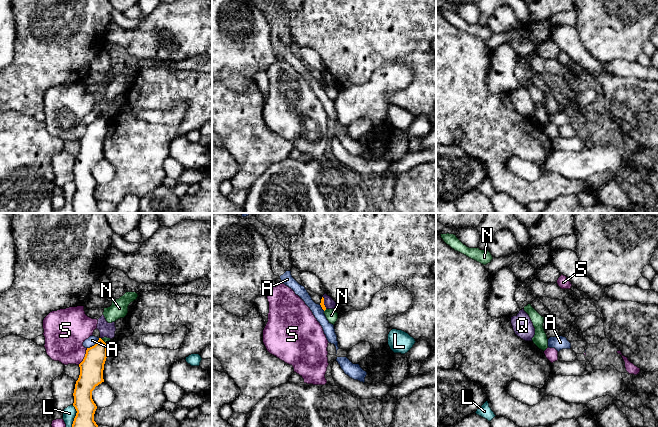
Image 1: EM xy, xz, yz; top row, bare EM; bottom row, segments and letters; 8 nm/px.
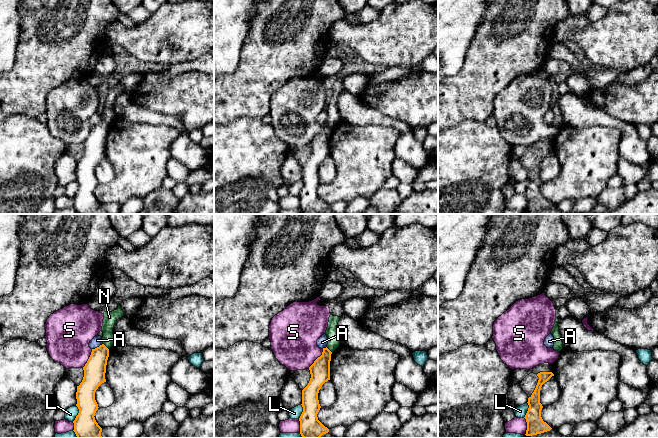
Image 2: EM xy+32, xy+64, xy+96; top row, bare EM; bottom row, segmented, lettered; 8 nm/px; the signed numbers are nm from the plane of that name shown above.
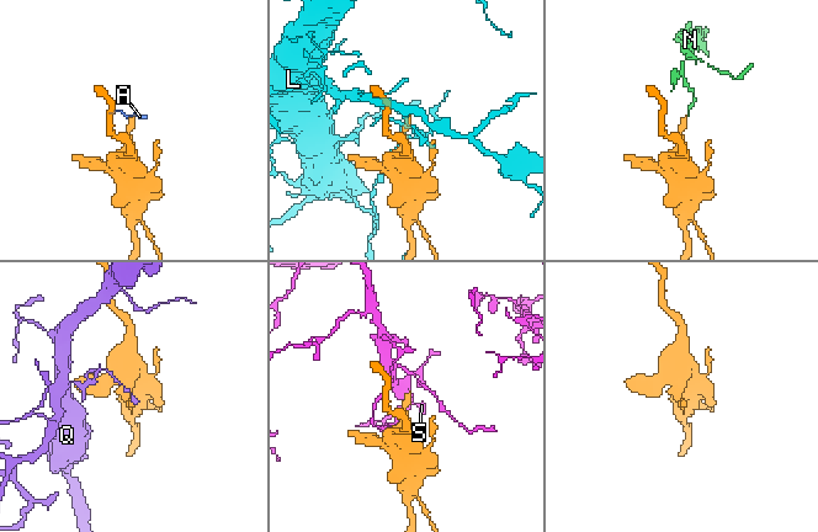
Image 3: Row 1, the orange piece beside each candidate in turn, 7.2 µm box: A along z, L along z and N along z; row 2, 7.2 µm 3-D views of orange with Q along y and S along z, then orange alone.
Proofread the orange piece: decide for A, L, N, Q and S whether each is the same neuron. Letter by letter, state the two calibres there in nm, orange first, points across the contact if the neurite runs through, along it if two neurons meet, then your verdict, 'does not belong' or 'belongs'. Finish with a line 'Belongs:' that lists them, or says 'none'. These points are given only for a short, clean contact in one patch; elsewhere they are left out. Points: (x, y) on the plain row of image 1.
A: 190/80 nm | along xy (99, 114), (93, 121), (87, 124) | does not belong
L: 200/110 nm | does not belong
N: 190/50 nm | along xy (100, 114), (106, 120) | does not belong
Q: 30/90 nm | does not belong
S: 190/320 nm | does not belong
Belongs: none

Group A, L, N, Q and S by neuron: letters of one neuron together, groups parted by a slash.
A / L / N / Q / S

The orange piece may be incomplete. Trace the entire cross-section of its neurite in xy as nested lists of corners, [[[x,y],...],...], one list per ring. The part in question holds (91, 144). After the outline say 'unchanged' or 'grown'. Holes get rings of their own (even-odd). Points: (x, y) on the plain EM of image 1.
[[[99,114],[94,122],[87,124],[85,133],[79,140],[80,151],[73,169],[73,182],[77,187],[72,200],[74,213],[101,213],[94,197],[97,182],[92,175],[92,167],[104,158],[106,134],[107,120]]]; unchanged

